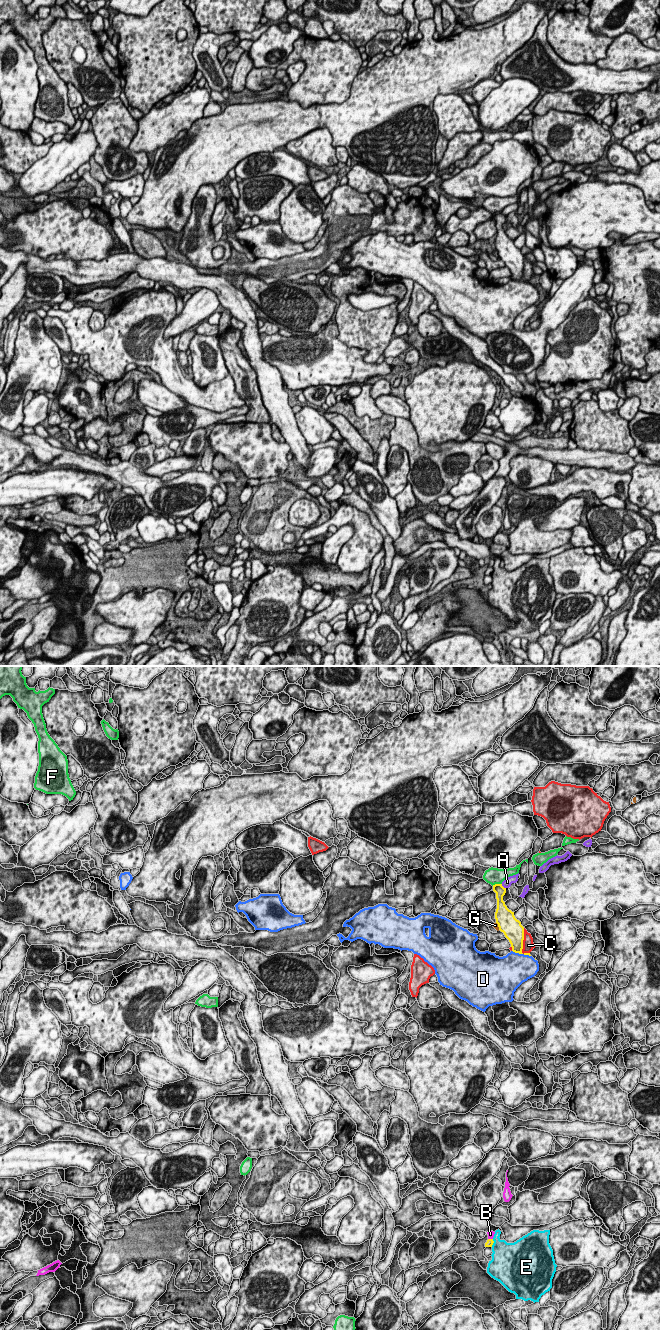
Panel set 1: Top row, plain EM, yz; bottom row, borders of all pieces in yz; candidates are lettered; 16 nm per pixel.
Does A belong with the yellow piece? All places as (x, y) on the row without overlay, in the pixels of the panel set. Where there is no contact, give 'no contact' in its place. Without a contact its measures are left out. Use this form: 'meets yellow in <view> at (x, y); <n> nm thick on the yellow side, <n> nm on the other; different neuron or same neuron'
meets yellow in yz at (502, 214); 170 nm thick on the yellow side, 140 nm on the other; different neuron

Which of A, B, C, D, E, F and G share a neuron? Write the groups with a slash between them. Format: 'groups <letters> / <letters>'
groups A / B / C / D / E / F / G

